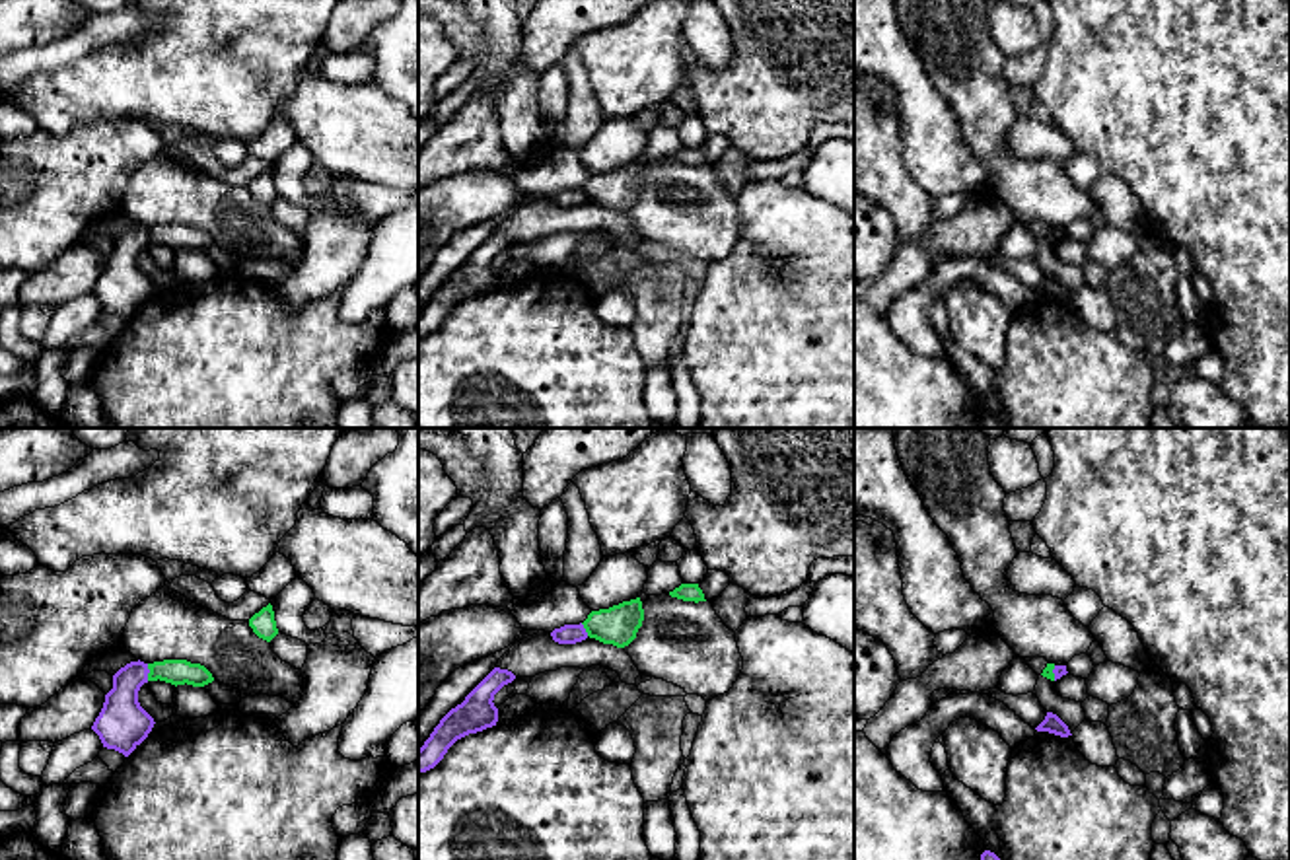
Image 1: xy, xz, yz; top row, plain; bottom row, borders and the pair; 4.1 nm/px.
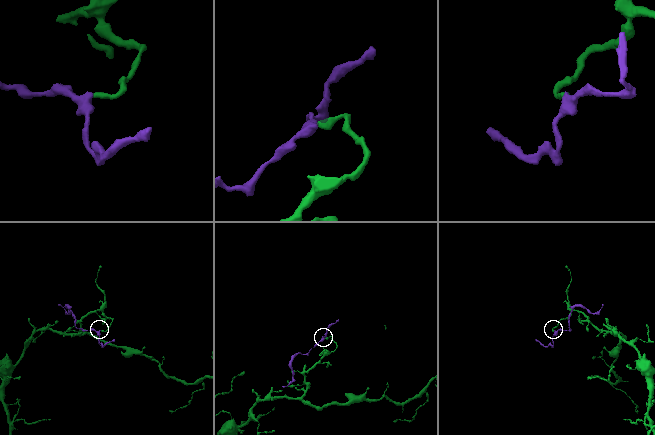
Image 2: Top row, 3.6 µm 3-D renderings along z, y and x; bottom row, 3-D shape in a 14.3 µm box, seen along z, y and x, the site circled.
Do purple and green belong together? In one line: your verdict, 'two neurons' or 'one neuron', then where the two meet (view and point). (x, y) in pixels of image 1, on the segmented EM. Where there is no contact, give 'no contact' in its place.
two neurons | xy (148, 672)

